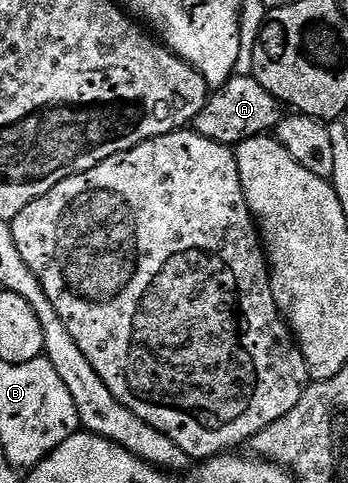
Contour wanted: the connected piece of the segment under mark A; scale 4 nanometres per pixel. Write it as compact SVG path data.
M233 75L209 96L202 111L198 111L194 132L219 145L235 147L251 137L271 134L281 124L280 109L281 102L270 95L270 91L266 91L266 87L262 87L255 77Z

